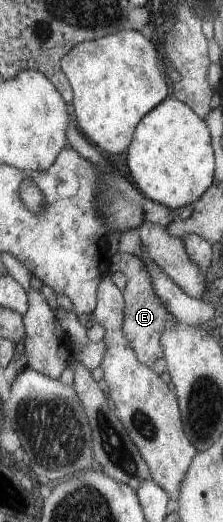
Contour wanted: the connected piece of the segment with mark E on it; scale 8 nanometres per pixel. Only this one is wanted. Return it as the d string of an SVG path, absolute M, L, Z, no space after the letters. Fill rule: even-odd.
M122 253L113 254L109 258L108 273L112 274L115 271L121 271L127 280L125 289L122 291L124 316L121 331L132 347L137 361L149 368L156 359L162 357L162 347L160 344L161 332L169 328L174 323L175 319L165 309L161 301L158 300L146 267L140 262L137 256Z

